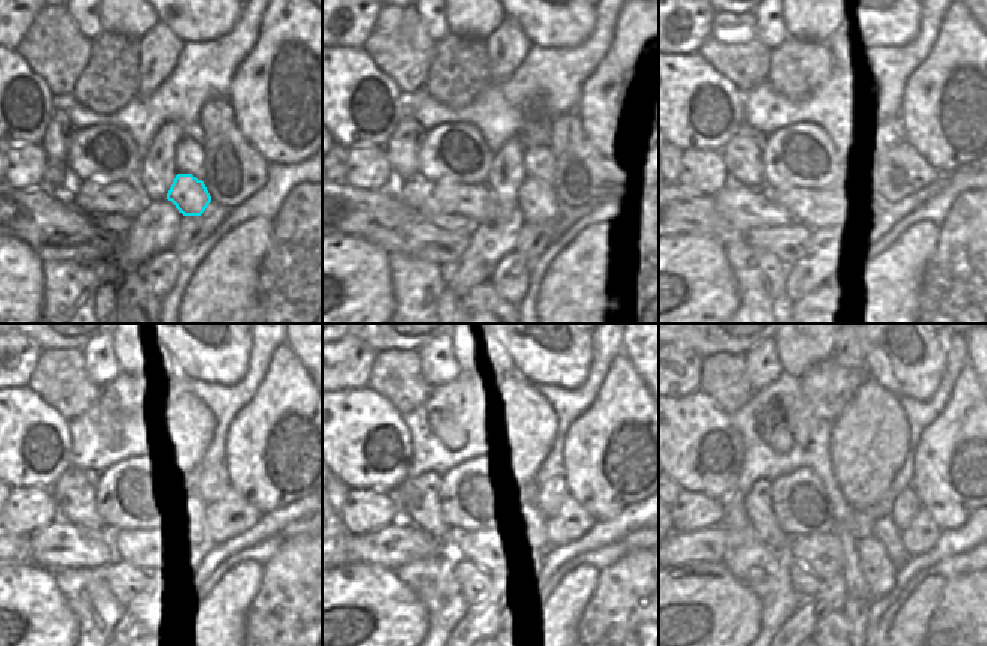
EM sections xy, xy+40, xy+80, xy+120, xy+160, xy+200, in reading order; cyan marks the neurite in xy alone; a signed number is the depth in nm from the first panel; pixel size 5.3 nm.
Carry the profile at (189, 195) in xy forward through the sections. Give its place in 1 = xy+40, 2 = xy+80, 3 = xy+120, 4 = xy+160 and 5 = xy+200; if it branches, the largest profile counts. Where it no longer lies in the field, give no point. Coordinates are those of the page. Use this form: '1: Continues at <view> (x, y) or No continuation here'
1: Continues at xy+40 (536, 201)
2: Continues at xy+80 (887, 209)
3: Continues at xy+120 (213, 544)
4: Continues at xy+160 (545, 531)
5: Continues at xy+200 (884, 529).

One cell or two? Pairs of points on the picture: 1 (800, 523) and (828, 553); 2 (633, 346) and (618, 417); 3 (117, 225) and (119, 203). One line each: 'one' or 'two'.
1: two
2: two
3: two

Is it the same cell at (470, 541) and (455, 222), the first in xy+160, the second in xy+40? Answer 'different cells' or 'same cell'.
different cells

